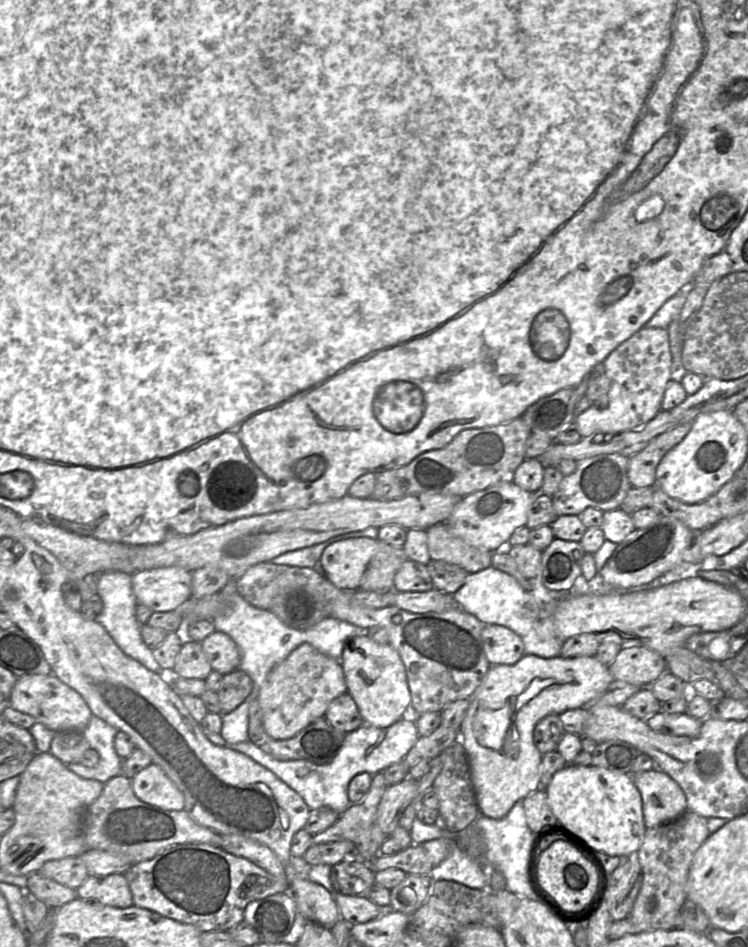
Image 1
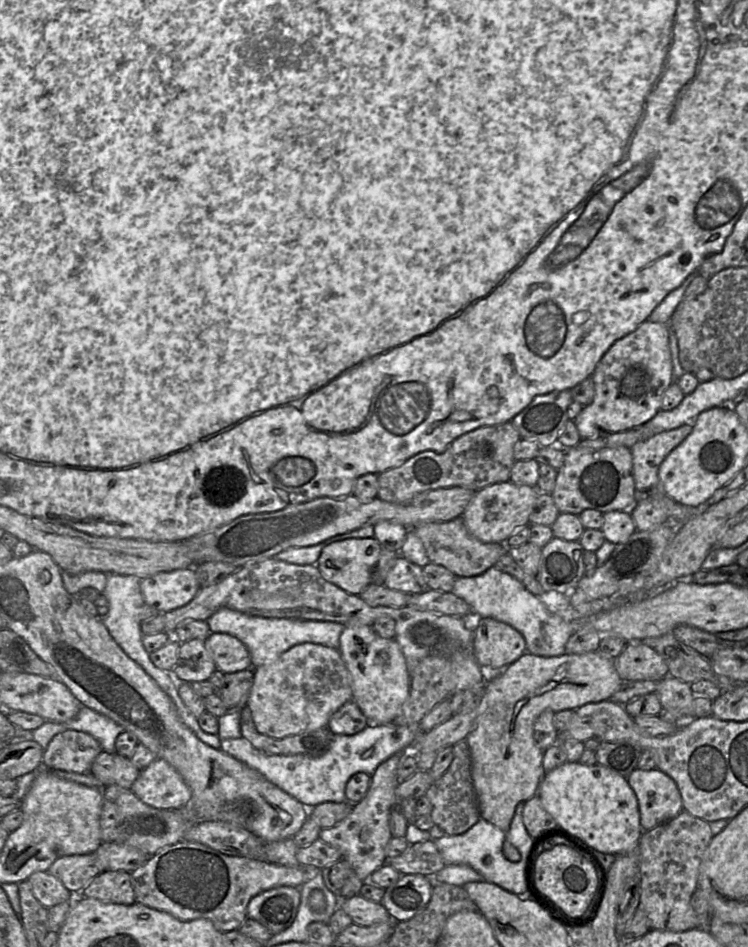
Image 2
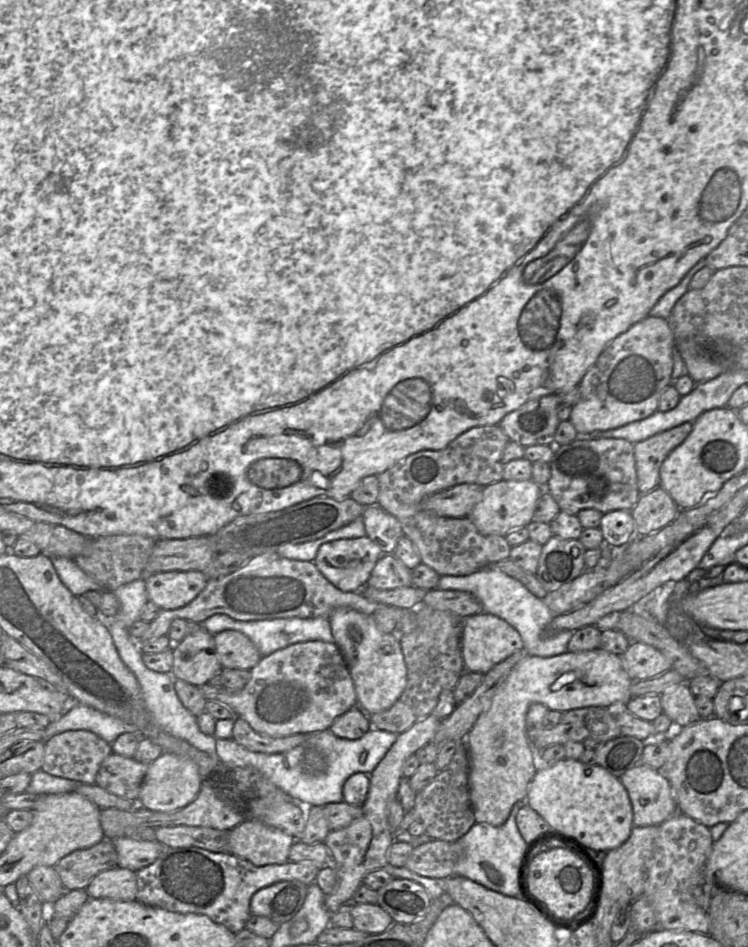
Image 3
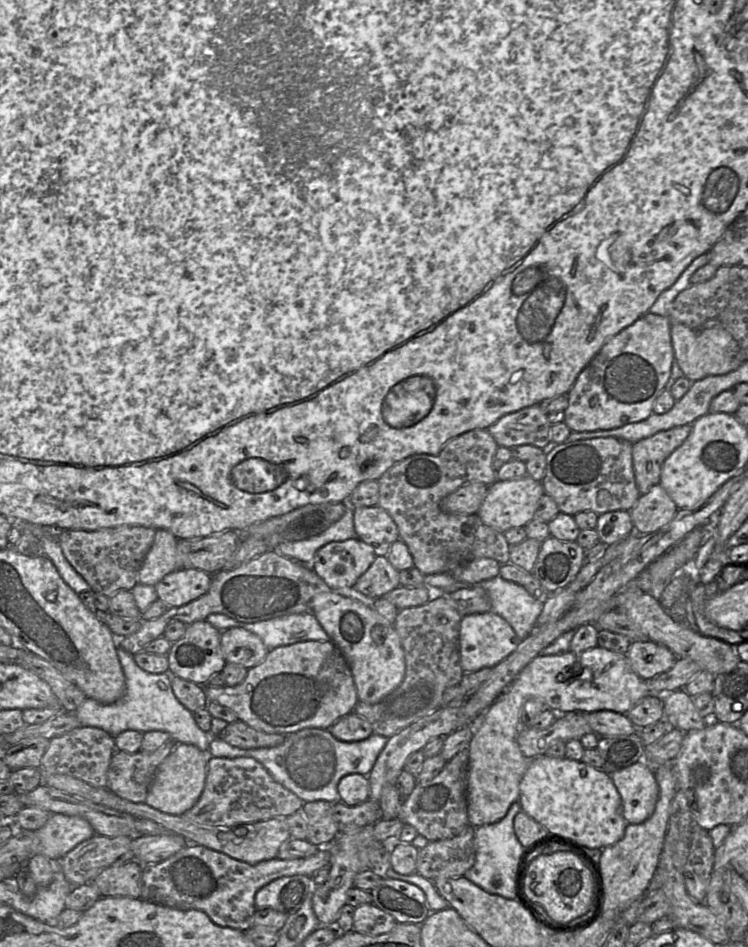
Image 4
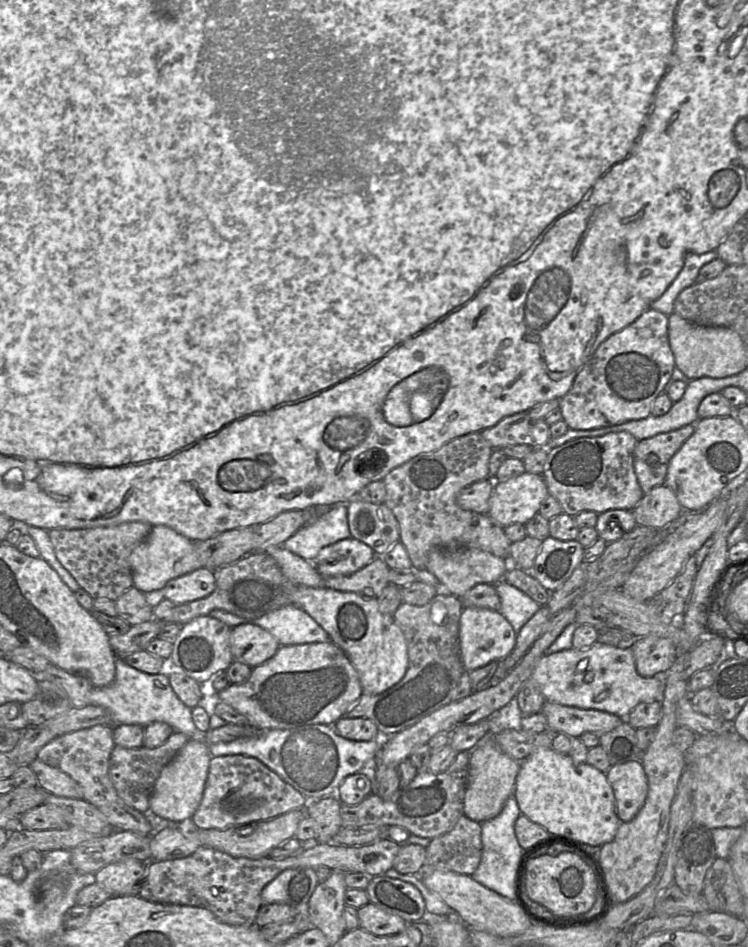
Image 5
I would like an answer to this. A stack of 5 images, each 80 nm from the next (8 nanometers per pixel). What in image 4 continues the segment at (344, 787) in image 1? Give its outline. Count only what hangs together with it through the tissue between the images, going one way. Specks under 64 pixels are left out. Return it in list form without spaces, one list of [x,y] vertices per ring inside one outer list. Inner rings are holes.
[[[306,728],[285,735],[282,744],[271,748],[241,749],[219,737],[211,737],[208,757],[251,757],[261,763],[275,781],[297,795],[304,803],[340,801],[338,784],[349,774],[368,776],[388,738],[376,733],[363,741],[344,742],[336,739],[329,729]]]

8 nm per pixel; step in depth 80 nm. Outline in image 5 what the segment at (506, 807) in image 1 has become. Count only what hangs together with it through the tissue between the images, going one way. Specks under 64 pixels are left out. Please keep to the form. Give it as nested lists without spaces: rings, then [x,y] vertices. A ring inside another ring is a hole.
[[[600,642],[589,648],[571,648],[553,654],[544,654],[532,672],[533,679],[545,699],[564,706],[594,709],[621,718],[640,703],[661,701],[664,691],[662,676],[642,677],[636,670],[633,651]],[[492,732],[485,734],[470,752],[463,814],[480,824],[498,816],[507,799],[514,795],[516,777],[521,766],[521,761],[501,752],[495,743],[495,735]]]

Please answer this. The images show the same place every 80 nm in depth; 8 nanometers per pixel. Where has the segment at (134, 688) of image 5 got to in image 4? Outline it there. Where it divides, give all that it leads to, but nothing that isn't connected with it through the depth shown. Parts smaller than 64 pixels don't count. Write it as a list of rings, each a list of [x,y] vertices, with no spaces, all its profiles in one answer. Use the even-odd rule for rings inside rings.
[[[117,647],[117,655],[125,676],[125,691],[119,700],[111,704],[86,698],[74,711],[82,726],[100,728],[112,737],[126,730],[142,733],[164,731],[178,744],[194,745],[208,754],[211,736],[198,727],[193,713],[175,697],[171,686],[171,675],[166,672],[152,674],[144,671],[136,664],[134,655],[120,647]],[[158,682],[163,682],[166,688],[159,688]]]

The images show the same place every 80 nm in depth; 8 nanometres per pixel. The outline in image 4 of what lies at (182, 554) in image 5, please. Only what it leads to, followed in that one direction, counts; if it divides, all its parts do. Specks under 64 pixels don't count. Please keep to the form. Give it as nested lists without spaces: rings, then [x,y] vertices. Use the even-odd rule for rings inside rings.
[[[156,530],[152,547],[139,570],[138,583],[155,586],[166,575],[181,569],[178,542],[171,532]]]

